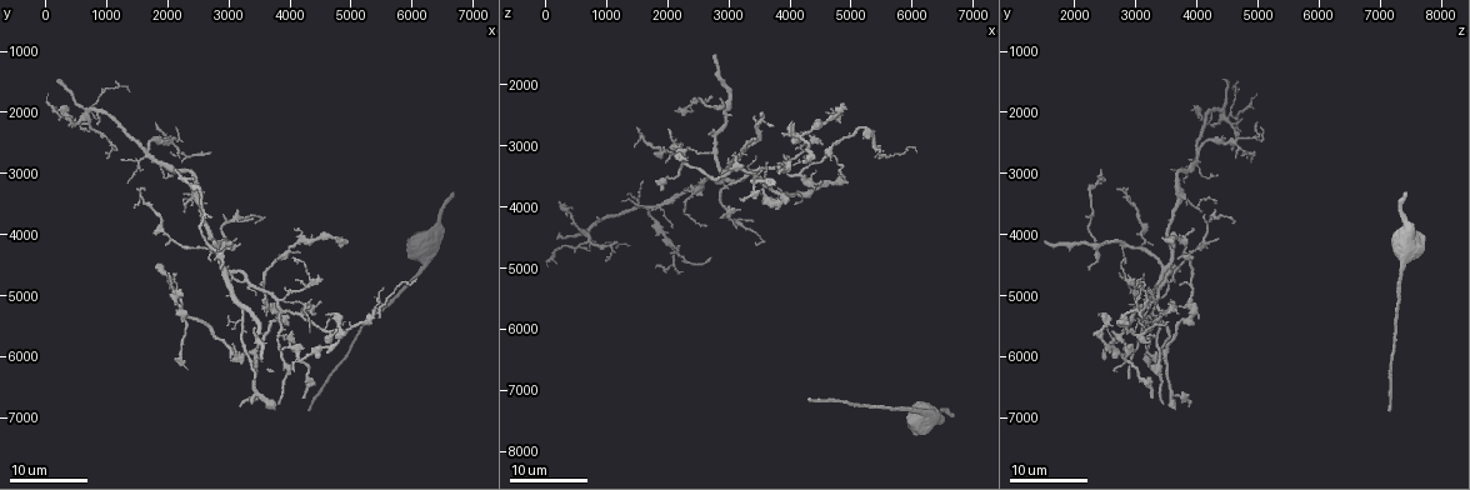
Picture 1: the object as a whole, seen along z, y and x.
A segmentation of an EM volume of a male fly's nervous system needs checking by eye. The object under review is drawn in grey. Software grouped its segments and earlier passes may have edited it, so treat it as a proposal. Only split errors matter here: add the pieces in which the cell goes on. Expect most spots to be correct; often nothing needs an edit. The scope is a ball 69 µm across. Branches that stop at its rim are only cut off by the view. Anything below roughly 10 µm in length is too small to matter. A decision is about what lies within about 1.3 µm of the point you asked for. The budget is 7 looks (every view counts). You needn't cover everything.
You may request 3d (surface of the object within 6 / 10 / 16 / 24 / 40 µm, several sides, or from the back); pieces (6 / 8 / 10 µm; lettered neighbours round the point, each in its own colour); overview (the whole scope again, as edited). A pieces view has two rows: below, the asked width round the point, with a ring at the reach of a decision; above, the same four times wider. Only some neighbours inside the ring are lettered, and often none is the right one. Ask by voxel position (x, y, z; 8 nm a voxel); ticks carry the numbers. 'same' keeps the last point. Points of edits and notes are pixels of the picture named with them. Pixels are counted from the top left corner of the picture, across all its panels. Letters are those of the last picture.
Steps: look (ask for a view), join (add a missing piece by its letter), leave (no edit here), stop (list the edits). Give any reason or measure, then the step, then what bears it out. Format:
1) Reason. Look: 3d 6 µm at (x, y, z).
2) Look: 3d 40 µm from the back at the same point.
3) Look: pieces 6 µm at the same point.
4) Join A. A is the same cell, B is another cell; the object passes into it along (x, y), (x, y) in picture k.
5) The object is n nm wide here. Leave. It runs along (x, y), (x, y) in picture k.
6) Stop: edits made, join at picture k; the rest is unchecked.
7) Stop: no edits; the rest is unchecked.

Tapers out. Look: 3d 16 µm at (2850, 4500, 2250).

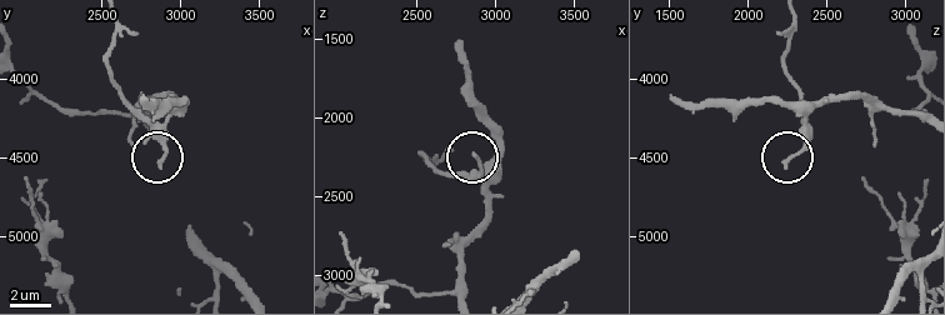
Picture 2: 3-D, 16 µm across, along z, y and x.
Look: pieces 8 µm at (2860, 4560, 2240).

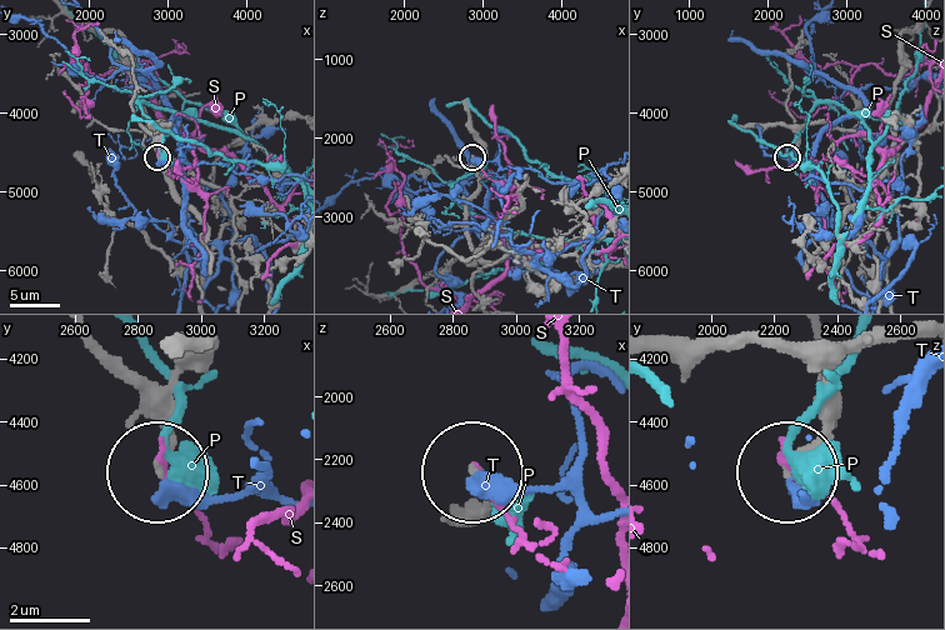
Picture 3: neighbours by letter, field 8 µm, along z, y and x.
The object is 160 nm wide here. Leave. P, S and T are other cells; no lettered piece goes on from it.

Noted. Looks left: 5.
Free end. Look: 3d 24 µm at (2650, 2650, 4850).

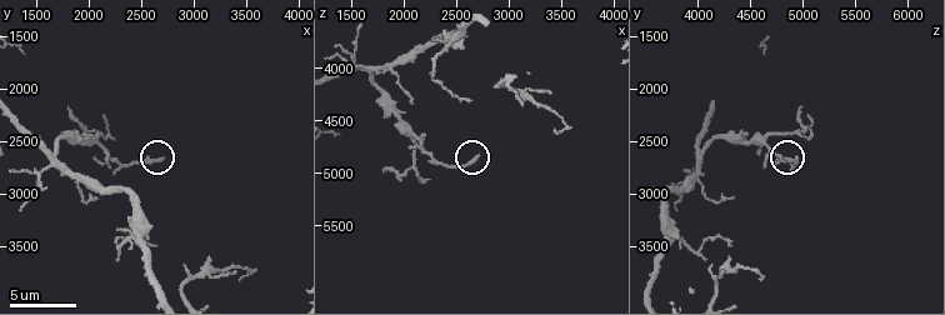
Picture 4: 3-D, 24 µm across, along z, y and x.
See the neighbours. Look: pieces 6 µm at (2680, 2660, 4860).

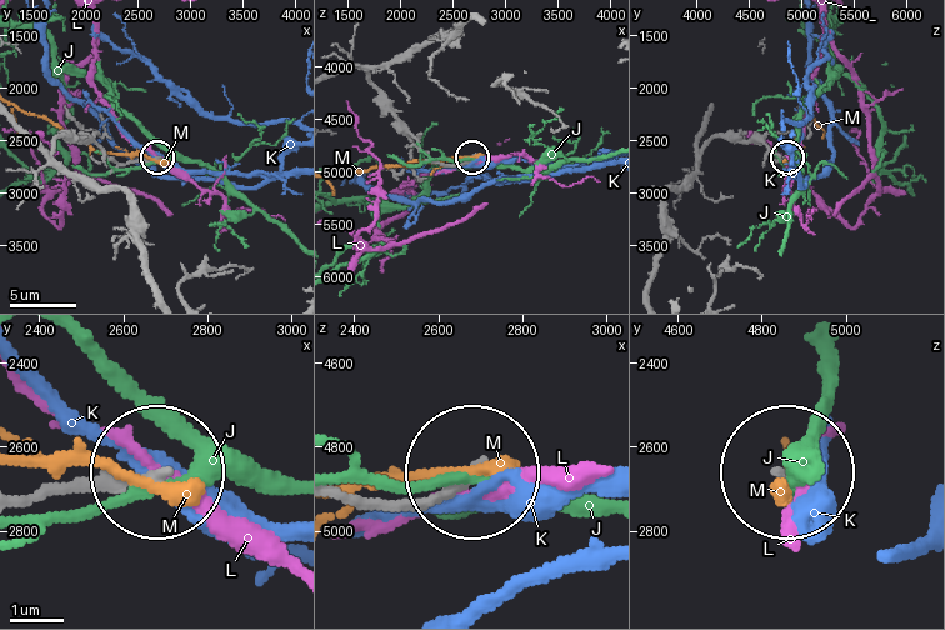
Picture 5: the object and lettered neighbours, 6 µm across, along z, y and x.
Leave. J, K, L and M are other cells; it runs along (113, 191), (64, 168), (56, 139), (121, 163), (156, 159) in picture 5; none of them fits.

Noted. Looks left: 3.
Thin end. Look: 3d 16 µm at (2100, 2950, 2450).

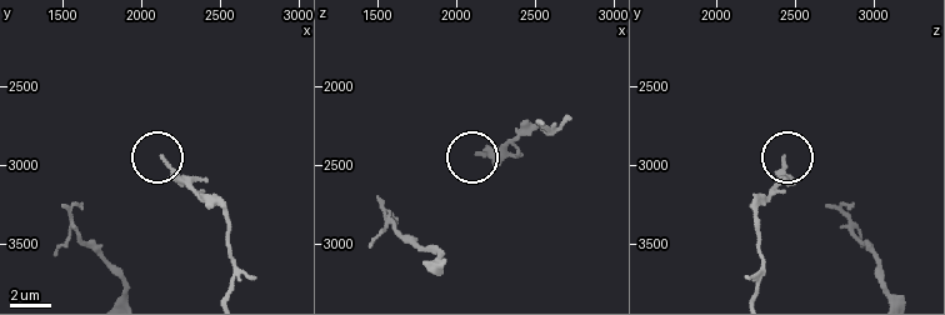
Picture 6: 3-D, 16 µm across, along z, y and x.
Look: 3d 6 µm at (2140, 2940, 2420).

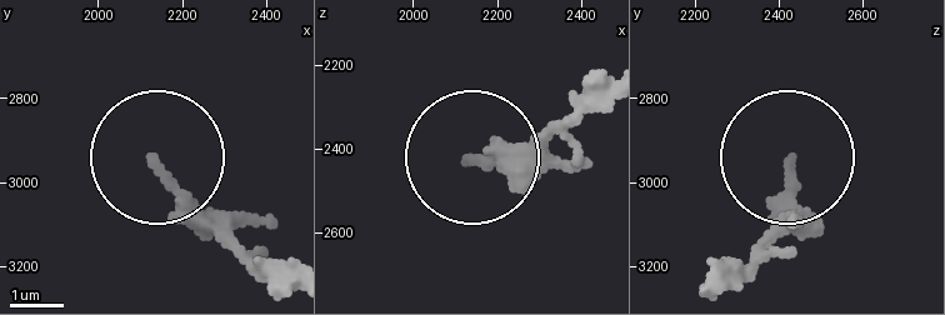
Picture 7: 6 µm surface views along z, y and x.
See the neighbours. Look: pieces 10 µm at (2130, 2955, 2425).

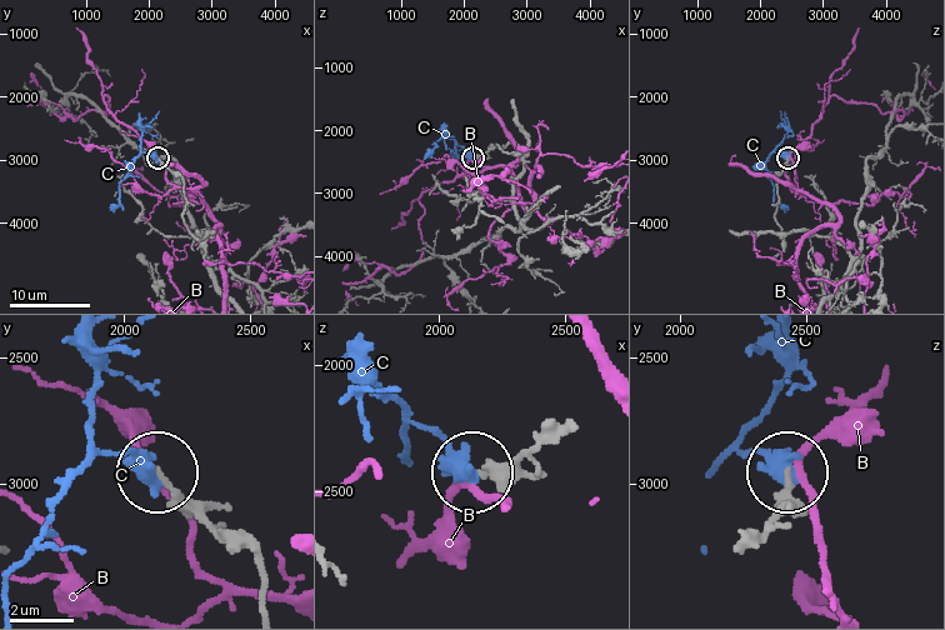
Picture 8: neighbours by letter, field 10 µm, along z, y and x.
The object is 170 nm wide here. Leave. B and C are other cells; it runs along (556, 433), (478, 473) in picture 8; none of them fits.

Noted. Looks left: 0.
Stop: no edits; the rest is unchecked.

